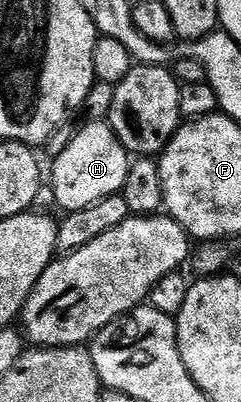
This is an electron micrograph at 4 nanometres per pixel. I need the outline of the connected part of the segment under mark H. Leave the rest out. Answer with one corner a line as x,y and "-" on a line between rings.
92,122
85,128
75,129
71,142
52,161
52,196
56,204
64,208
65,213
77,212
97,204
102,198
123,193
126,174
130,163
130,154
122,146
122,142
114,134
107,122

